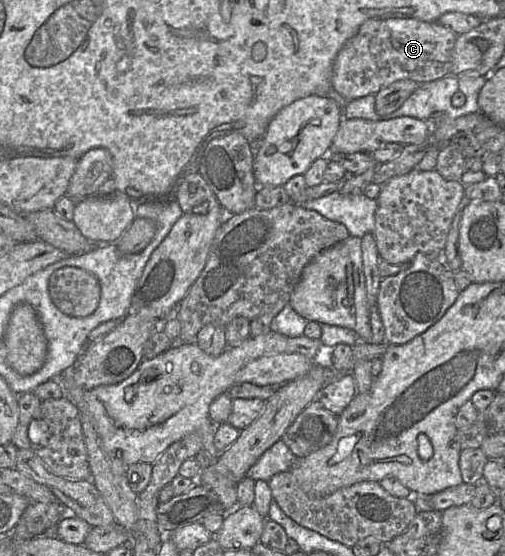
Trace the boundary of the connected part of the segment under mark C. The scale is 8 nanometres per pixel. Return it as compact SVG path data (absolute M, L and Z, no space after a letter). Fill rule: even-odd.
M415 18L372 19L362 24L358 32L338 52L332 70L333 90L347 101L377 94L395 81L410 79L427 83L450 74L451 57L457 35L439 22L426 22Z

